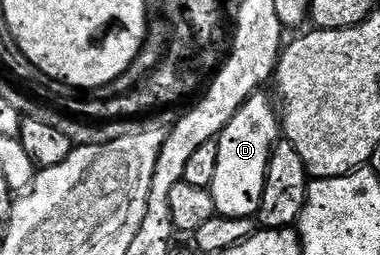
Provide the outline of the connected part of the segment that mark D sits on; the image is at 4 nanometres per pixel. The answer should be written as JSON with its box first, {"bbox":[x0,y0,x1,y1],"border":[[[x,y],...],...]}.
{"bbox":[209,93,281,217],"border":[[[264,93],[252,94],[217,138],[217,171],[213,171],[213,183],[209,188],[218,216],[255,217],[261,207],[271,152],[281,139],[280,114]]]}

